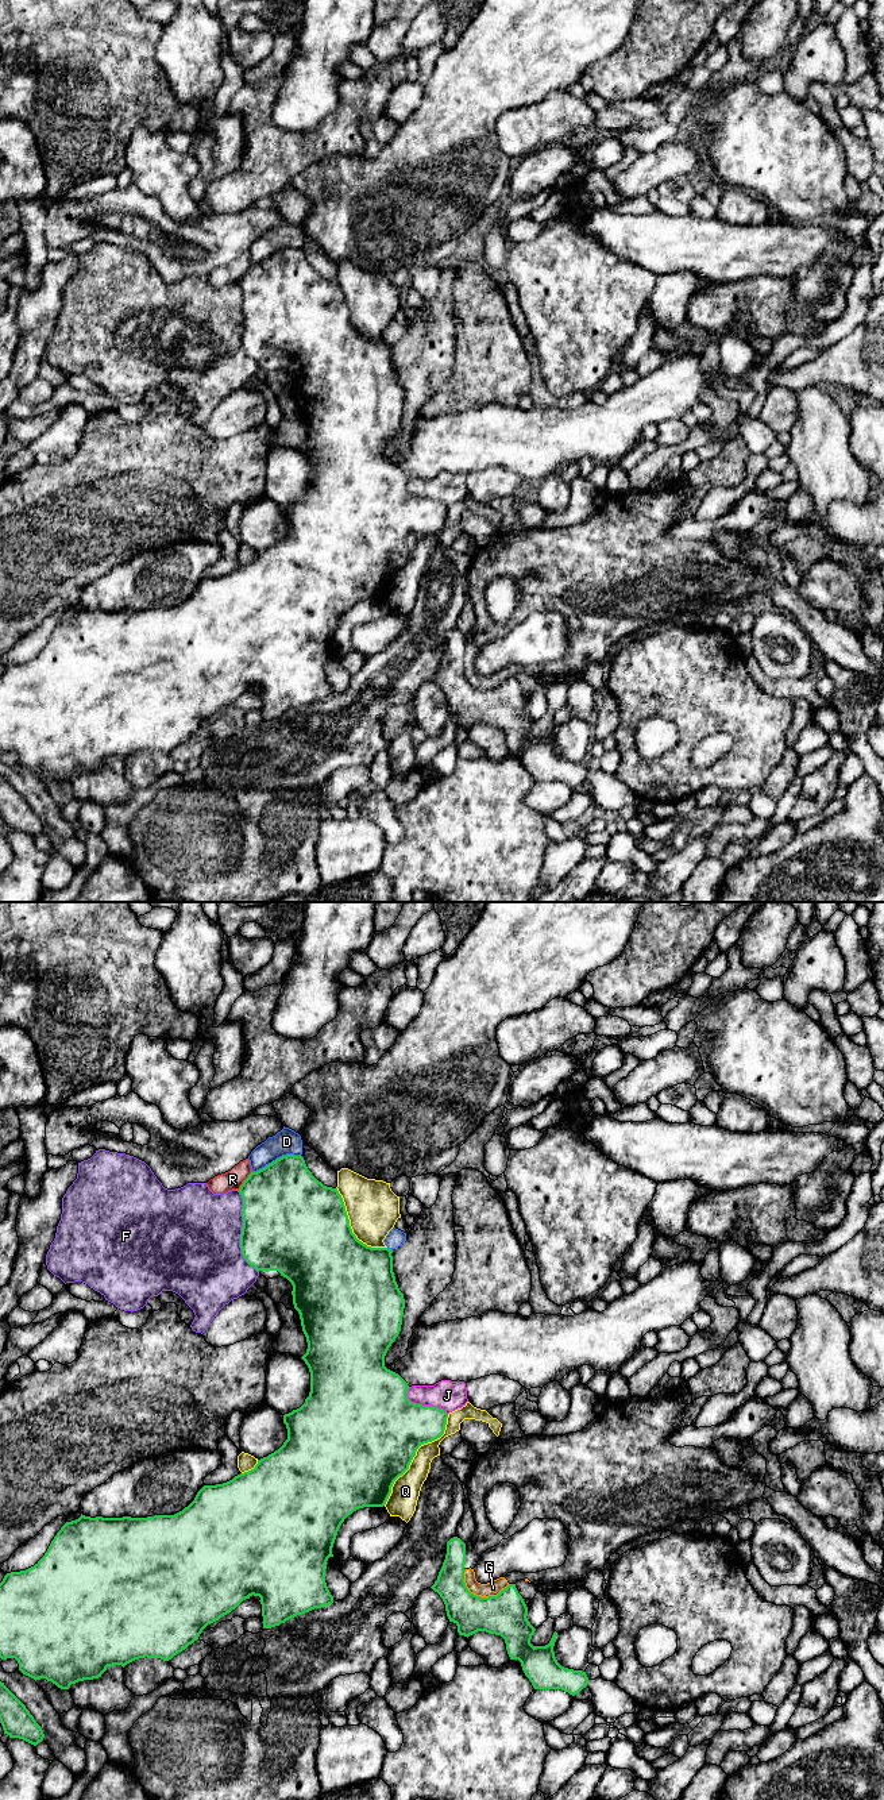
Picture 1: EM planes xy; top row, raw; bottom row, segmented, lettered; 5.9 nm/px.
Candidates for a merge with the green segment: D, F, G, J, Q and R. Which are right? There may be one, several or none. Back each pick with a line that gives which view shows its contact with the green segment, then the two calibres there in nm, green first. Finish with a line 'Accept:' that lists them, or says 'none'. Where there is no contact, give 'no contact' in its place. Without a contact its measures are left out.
Accept: none

